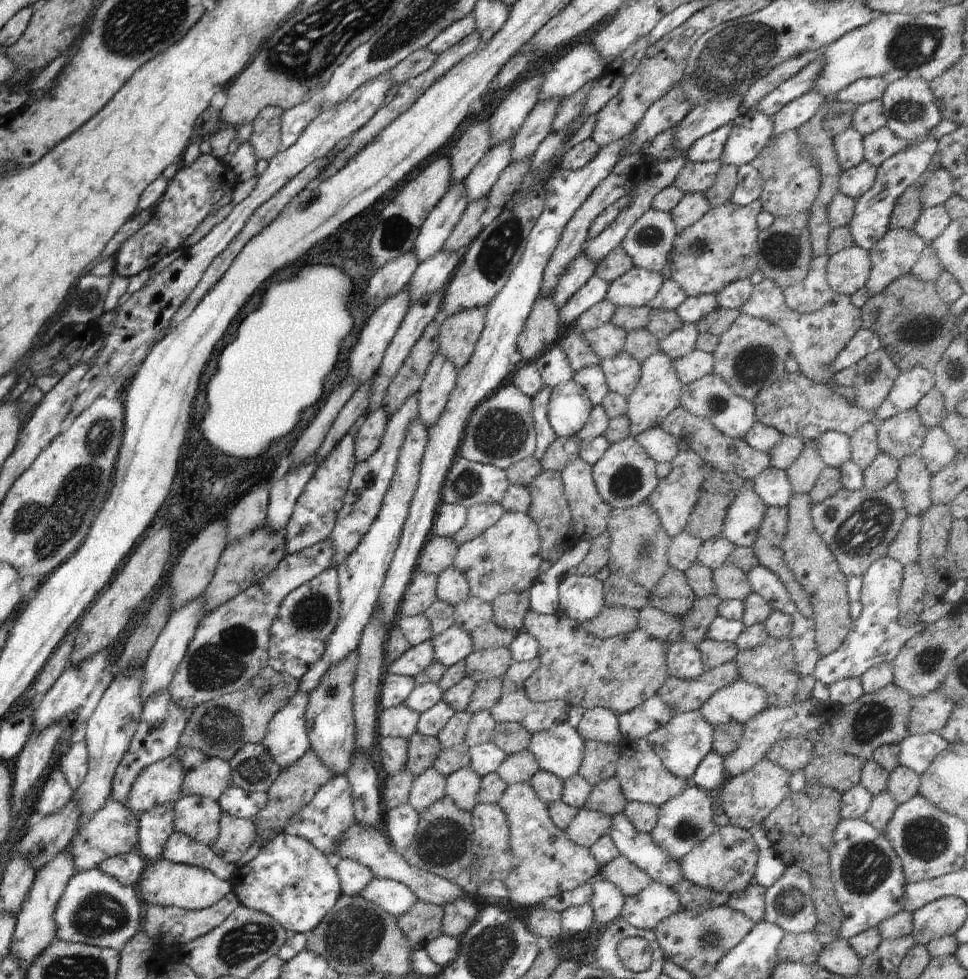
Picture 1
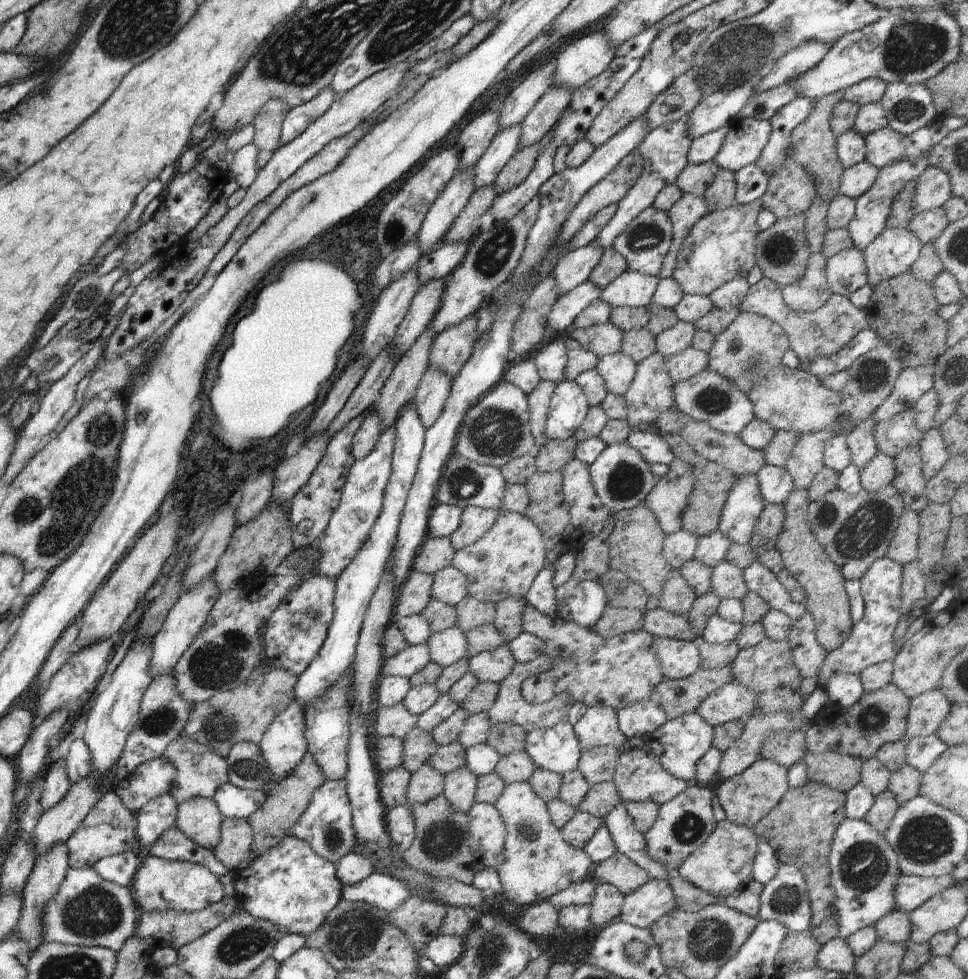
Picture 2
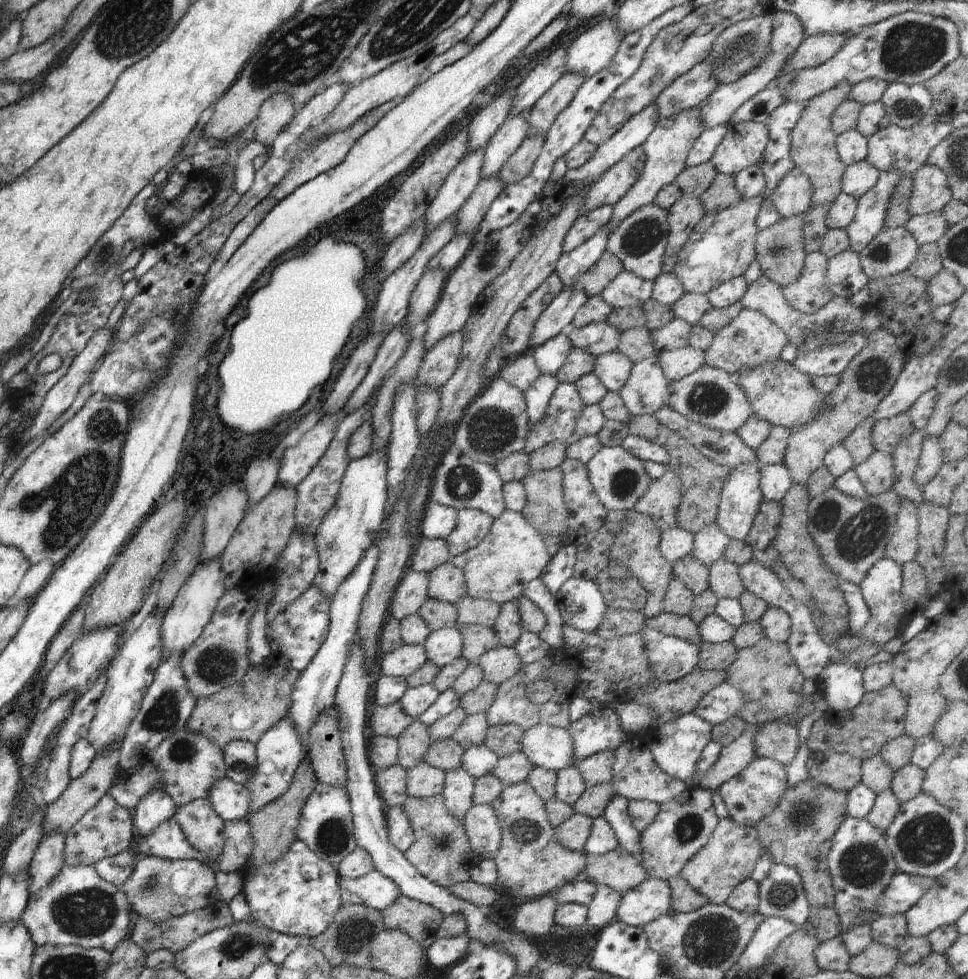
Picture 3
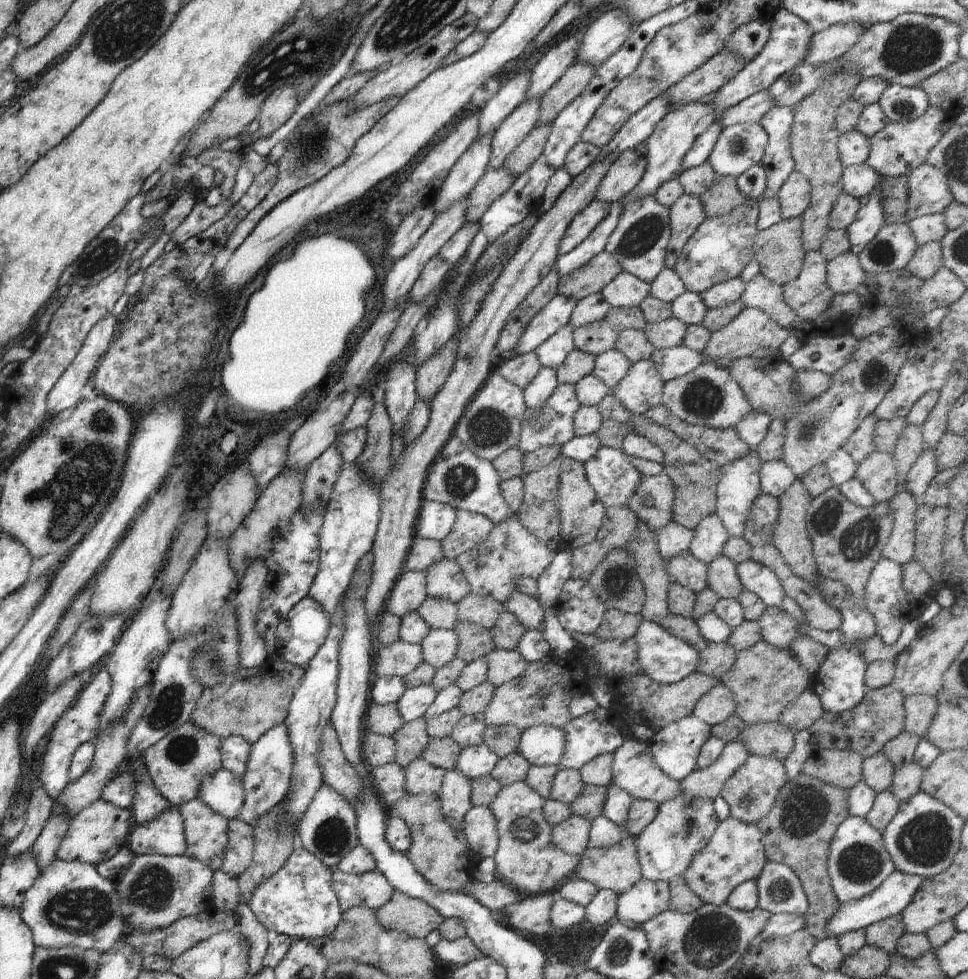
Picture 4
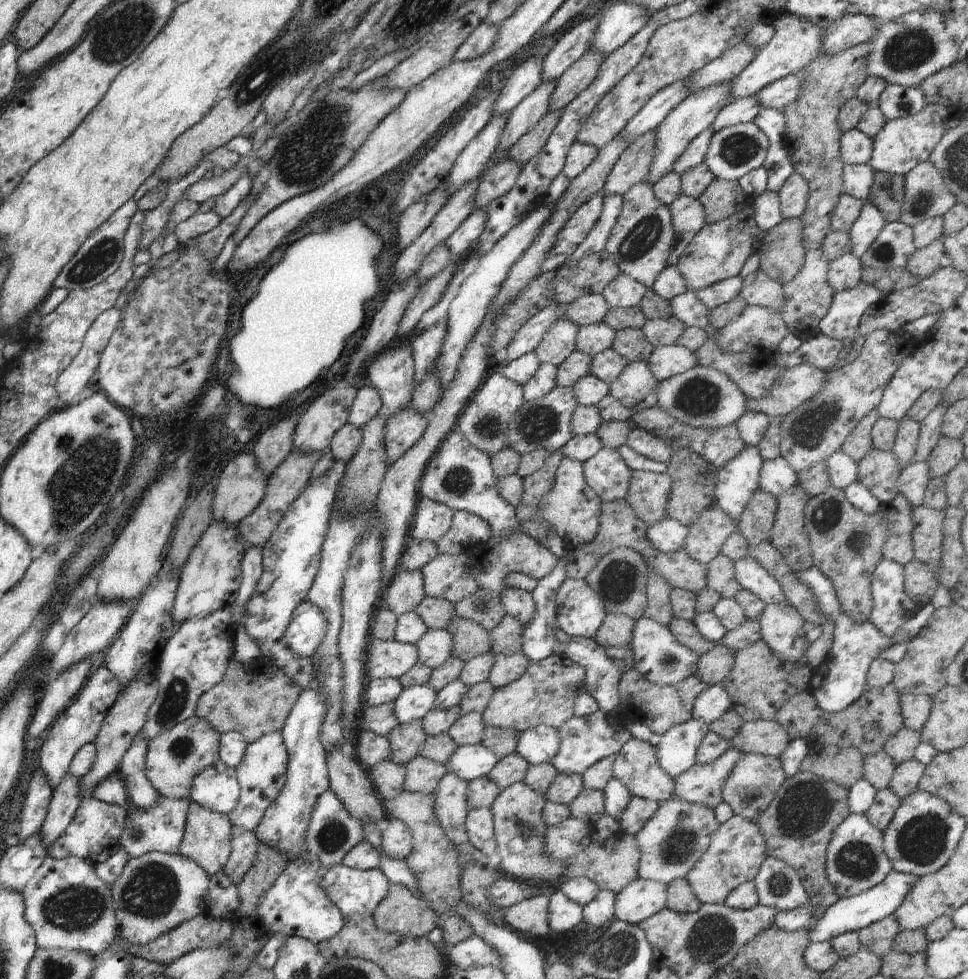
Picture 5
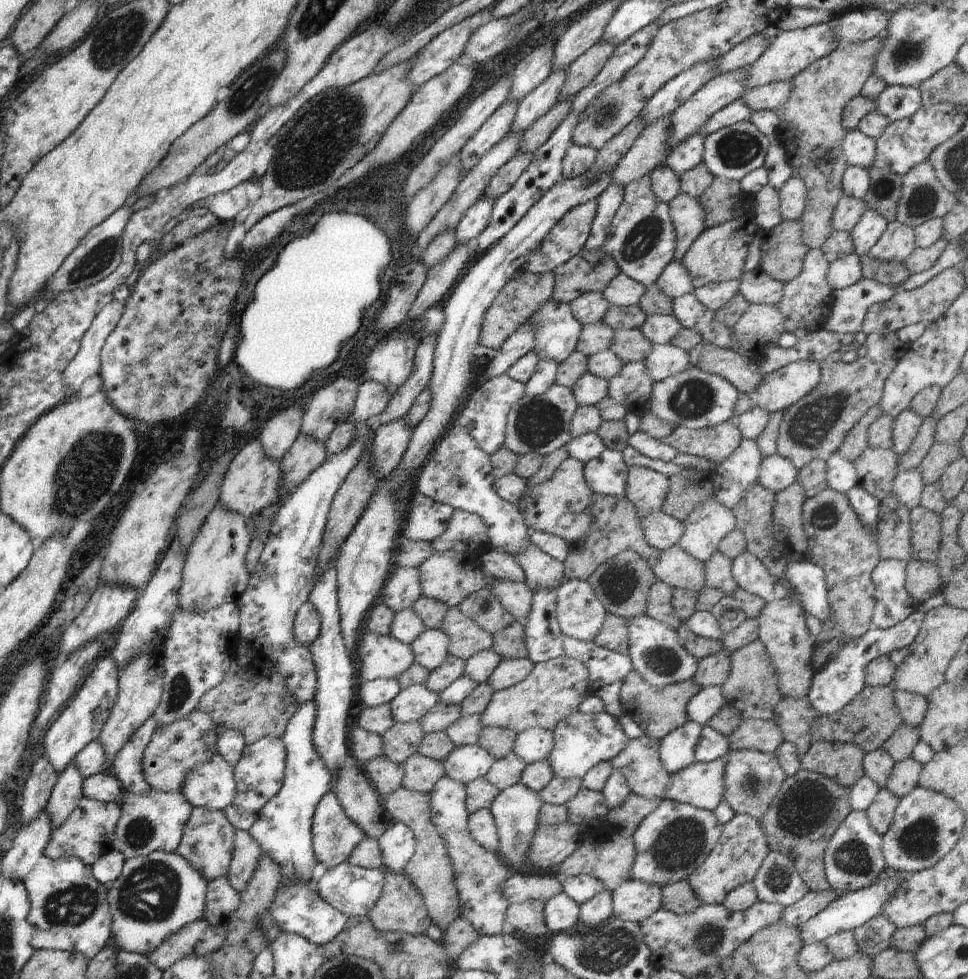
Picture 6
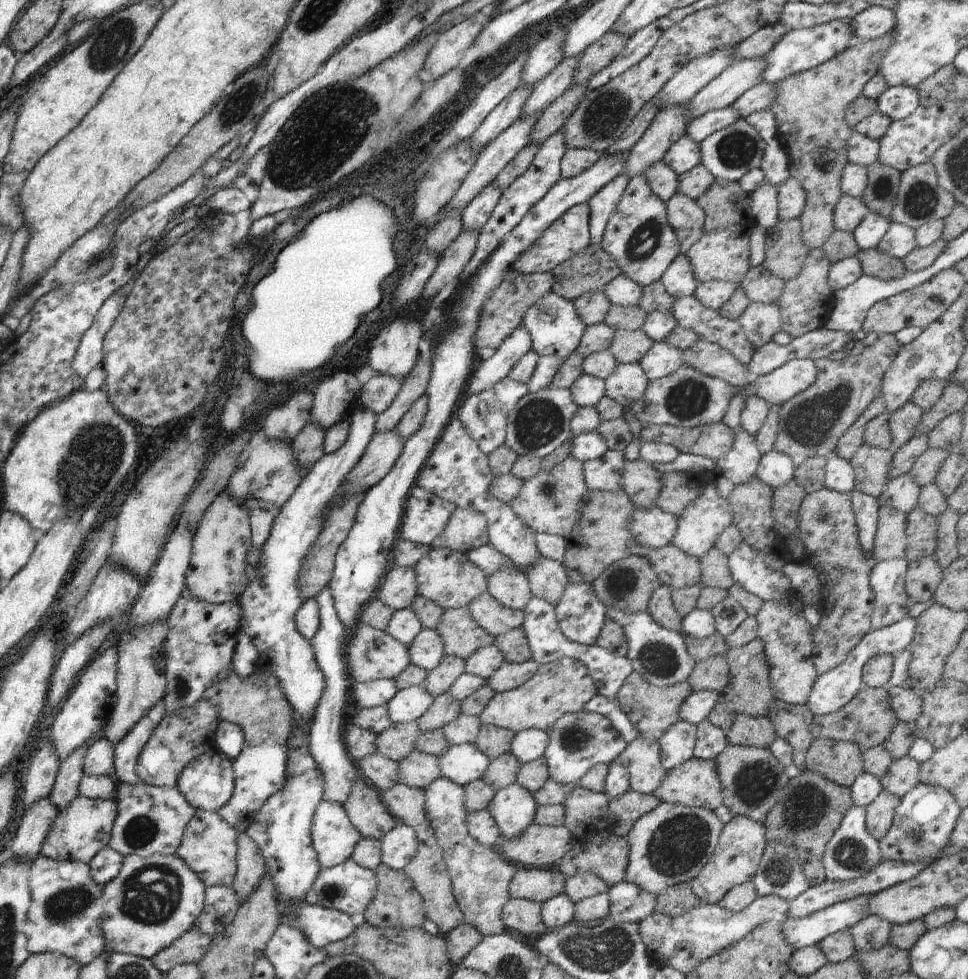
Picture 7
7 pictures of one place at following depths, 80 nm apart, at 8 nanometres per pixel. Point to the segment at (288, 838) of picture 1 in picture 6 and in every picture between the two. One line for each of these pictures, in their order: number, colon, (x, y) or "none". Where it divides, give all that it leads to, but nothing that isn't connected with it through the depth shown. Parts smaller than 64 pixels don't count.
2: (291, 886)
3: (298, 895)
4: (298, 901)
5: (296, 906)
6: (294, 910)

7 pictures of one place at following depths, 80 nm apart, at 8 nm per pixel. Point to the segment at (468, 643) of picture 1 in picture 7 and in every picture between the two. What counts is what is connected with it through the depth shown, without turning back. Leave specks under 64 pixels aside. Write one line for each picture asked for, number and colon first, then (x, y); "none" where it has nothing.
2: (448, 646)
3: (443, 646)
4: (439, 647)
5: (434, 648)
6: (430, 649)
7: (426, 651)

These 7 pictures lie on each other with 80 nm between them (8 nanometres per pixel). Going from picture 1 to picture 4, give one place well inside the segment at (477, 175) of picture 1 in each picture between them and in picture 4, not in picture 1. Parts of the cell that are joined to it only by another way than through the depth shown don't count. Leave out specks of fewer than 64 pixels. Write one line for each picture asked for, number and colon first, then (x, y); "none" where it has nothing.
2: (505, 143)
3: (509, 137)
4: (514, 130)

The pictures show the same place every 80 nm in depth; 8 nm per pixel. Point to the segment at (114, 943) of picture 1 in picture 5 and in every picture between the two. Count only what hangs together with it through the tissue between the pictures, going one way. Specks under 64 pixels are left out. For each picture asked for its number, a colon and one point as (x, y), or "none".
2: (88, 911)
3: (79, 908)
4: (70, 904)
5: (68, 906)

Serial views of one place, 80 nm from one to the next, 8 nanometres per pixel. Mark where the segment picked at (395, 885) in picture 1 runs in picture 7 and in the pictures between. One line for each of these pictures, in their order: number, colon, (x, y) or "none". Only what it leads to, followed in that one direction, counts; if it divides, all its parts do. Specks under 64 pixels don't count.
2: (383, 891)
3: (375, 890)
4: (371, 890)
5: (359, 891)
6: (353, 890)
7: (348, 887)

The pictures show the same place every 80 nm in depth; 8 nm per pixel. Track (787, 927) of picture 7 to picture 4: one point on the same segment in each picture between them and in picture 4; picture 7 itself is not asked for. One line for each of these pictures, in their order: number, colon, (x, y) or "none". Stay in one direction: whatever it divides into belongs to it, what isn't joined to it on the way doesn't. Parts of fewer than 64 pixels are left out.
4: (893, 897)
5: (849, 914)
6: (853, 909)

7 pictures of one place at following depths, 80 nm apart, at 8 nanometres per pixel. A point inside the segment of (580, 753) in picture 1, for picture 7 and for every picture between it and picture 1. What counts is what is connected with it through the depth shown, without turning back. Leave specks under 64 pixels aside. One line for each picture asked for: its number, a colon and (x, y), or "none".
2: (557, 749)
3: (552, 748)
4: (543, 745)
5: (539, 745)
6: (534, 744)
7: (527, 745)

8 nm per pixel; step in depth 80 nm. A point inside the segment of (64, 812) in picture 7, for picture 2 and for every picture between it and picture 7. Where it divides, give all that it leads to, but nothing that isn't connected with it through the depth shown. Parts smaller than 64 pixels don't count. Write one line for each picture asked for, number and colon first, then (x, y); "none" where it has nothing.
2: (109, 828)
3: (107, 829)
4: (100, 830)
5: (94, 835)
6: (87, 833)

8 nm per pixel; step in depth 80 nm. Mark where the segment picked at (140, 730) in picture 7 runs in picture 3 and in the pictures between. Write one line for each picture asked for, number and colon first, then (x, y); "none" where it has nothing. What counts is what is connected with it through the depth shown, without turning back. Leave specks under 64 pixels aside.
3: (156, 807)
4: (148, 802)
5: (132, 767)
6: (127, 765)

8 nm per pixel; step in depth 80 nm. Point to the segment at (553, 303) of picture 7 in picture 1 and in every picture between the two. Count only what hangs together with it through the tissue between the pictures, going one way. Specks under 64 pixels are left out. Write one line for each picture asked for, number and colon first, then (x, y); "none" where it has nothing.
1: (553, 365)
2: (550, 359)
3: (549, 357)
4: (552, 354)
5: (559, 342)
6: (557, 332)

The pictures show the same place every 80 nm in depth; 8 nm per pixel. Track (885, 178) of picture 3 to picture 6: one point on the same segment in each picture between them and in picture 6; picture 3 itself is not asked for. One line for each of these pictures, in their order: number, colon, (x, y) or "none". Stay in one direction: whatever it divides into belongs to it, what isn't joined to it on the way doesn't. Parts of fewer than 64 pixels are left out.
4: (870, 219)
5: (865, 230)
6: (871, 226)

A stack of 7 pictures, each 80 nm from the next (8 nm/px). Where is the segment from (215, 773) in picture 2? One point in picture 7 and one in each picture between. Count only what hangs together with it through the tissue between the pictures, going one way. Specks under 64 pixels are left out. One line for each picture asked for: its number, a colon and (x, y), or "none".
3: (189, 764)
4: (178, 764)
5: (173, 758)
6: (174, 749)
7: (179, 737)

